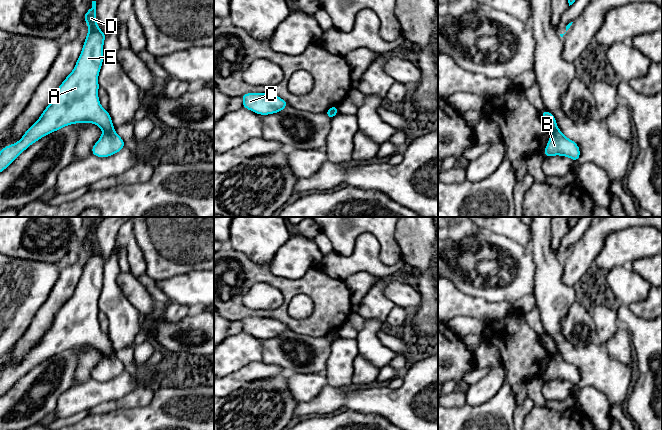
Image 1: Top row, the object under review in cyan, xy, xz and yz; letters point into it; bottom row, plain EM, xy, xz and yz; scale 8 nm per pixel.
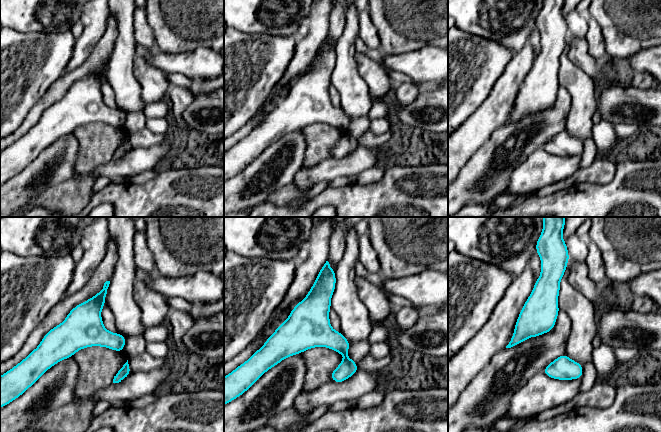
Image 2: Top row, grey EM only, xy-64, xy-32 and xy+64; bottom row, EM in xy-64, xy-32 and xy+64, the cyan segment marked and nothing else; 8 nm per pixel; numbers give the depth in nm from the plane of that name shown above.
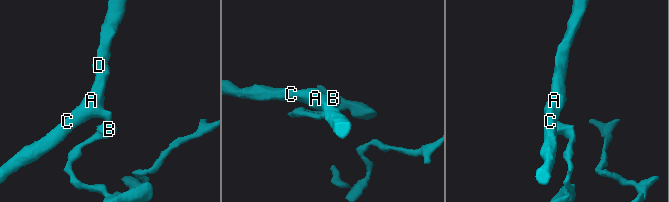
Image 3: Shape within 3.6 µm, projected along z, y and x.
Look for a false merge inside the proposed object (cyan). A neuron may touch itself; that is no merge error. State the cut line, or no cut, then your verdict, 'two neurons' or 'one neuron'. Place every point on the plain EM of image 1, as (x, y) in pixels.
cut xy (103, 353), (113, 354); two neurons

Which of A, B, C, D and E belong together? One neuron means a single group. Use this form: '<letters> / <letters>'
A C D E / B

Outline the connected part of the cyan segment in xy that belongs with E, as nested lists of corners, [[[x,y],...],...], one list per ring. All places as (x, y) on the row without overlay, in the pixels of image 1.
[[[92,225],[92,231],[83,244],[89,255],[73,295],[63,304],[52,325],[23,361],[17,367],[2,372],[0,397],[30,369],[68,349],[87,346],[104,355],[115,353],[108,334],[101,330],[98,320],[98,300],[107,258],[100,254],[96,246],[96,225]]]

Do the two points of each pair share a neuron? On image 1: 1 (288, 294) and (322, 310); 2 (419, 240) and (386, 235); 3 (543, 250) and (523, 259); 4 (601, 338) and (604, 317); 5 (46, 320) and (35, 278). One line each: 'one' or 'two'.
1: one
2: two
3: two
4: one
5: two

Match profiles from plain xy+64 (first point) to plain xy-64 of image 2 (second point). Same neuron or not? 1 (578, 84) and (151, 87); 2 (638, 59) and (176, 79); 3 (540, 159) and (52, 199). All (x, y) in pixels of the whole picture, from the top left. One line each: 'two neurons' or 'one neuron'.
1: two neurons
2: two neurons
3: two neurons

